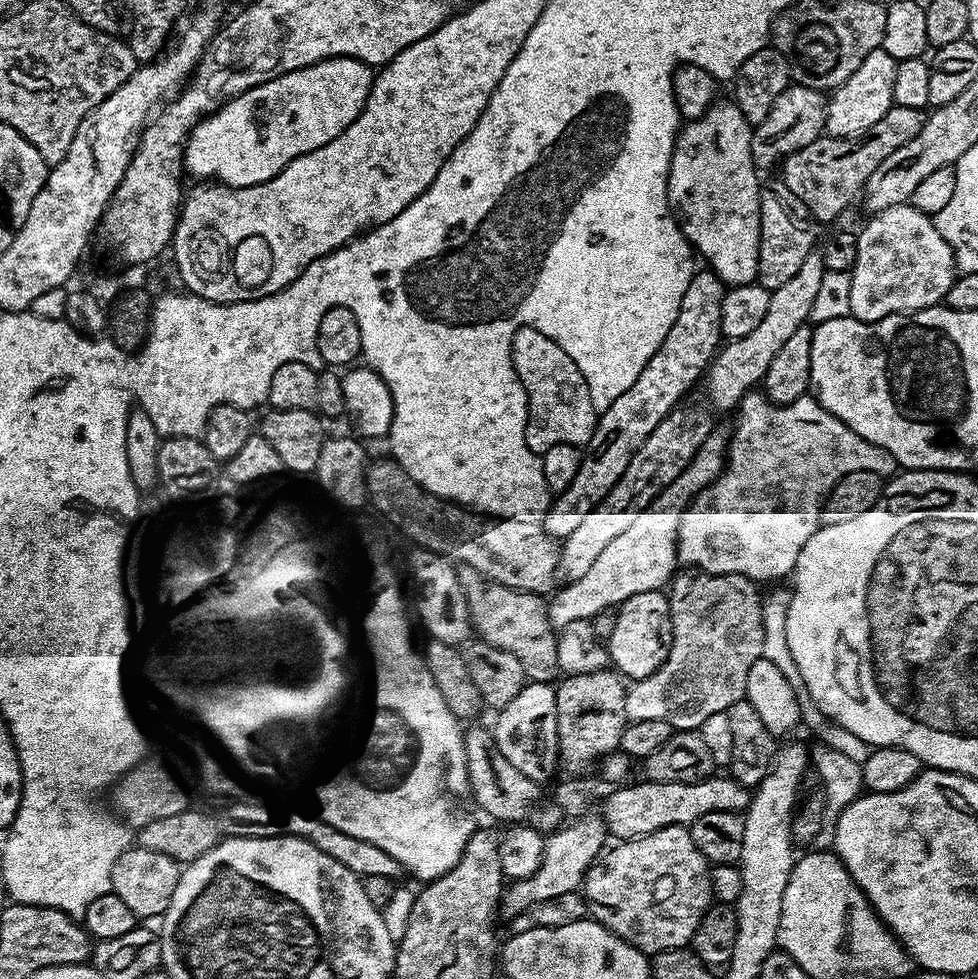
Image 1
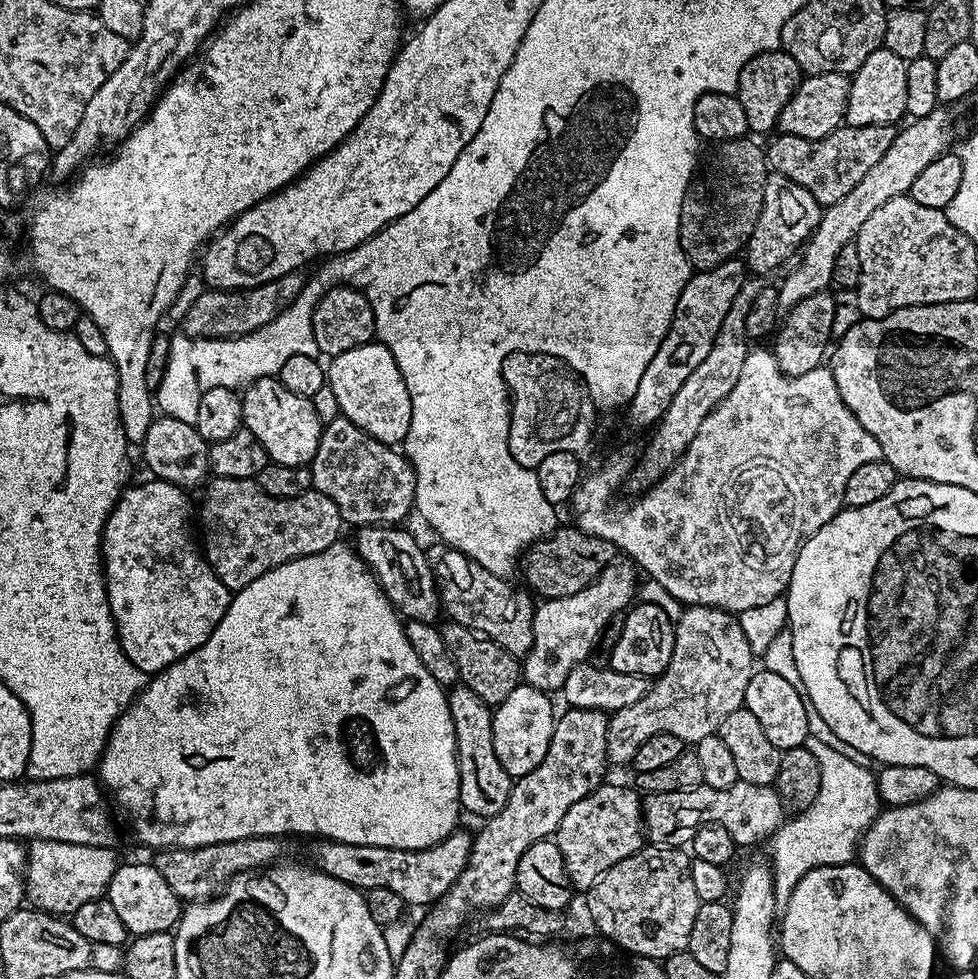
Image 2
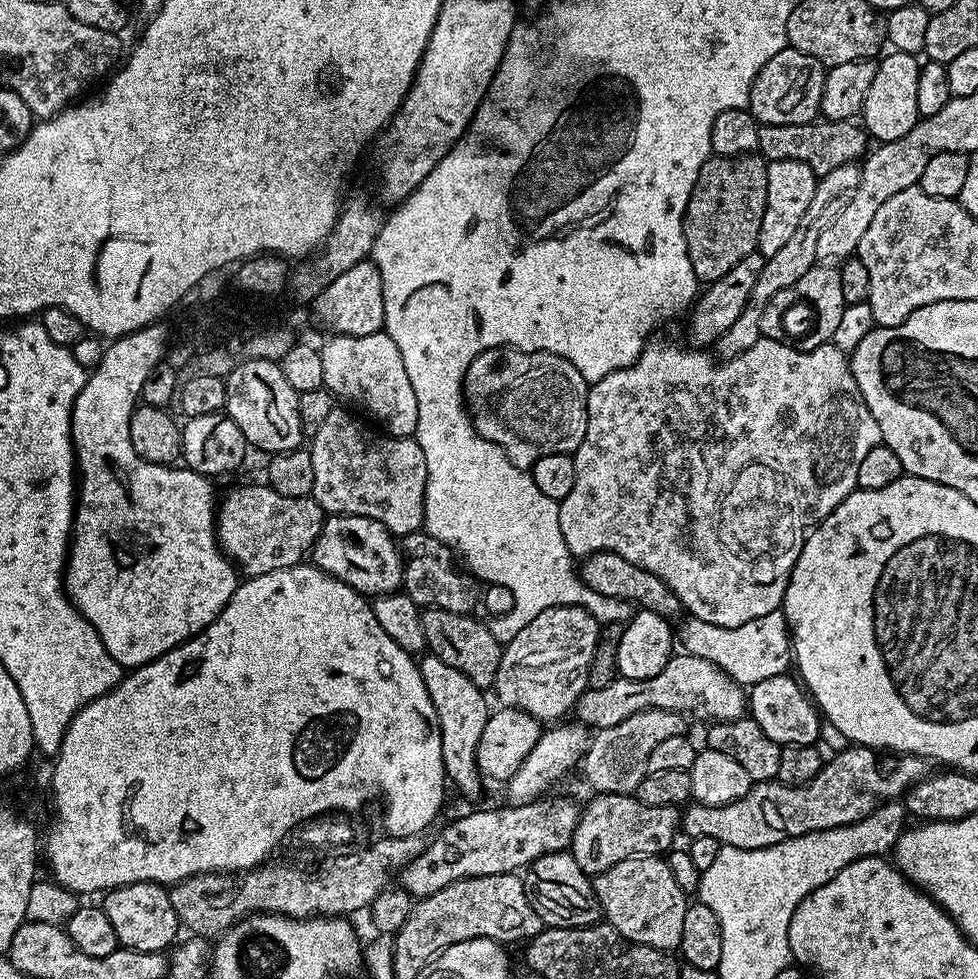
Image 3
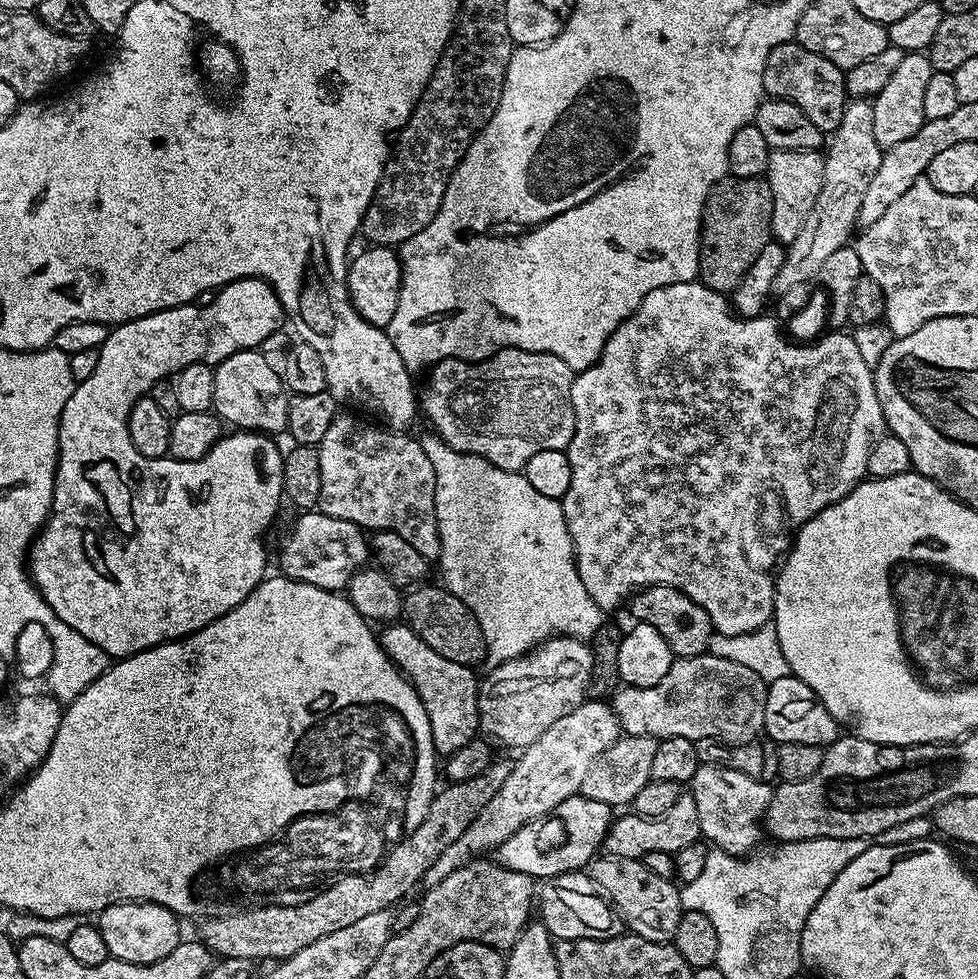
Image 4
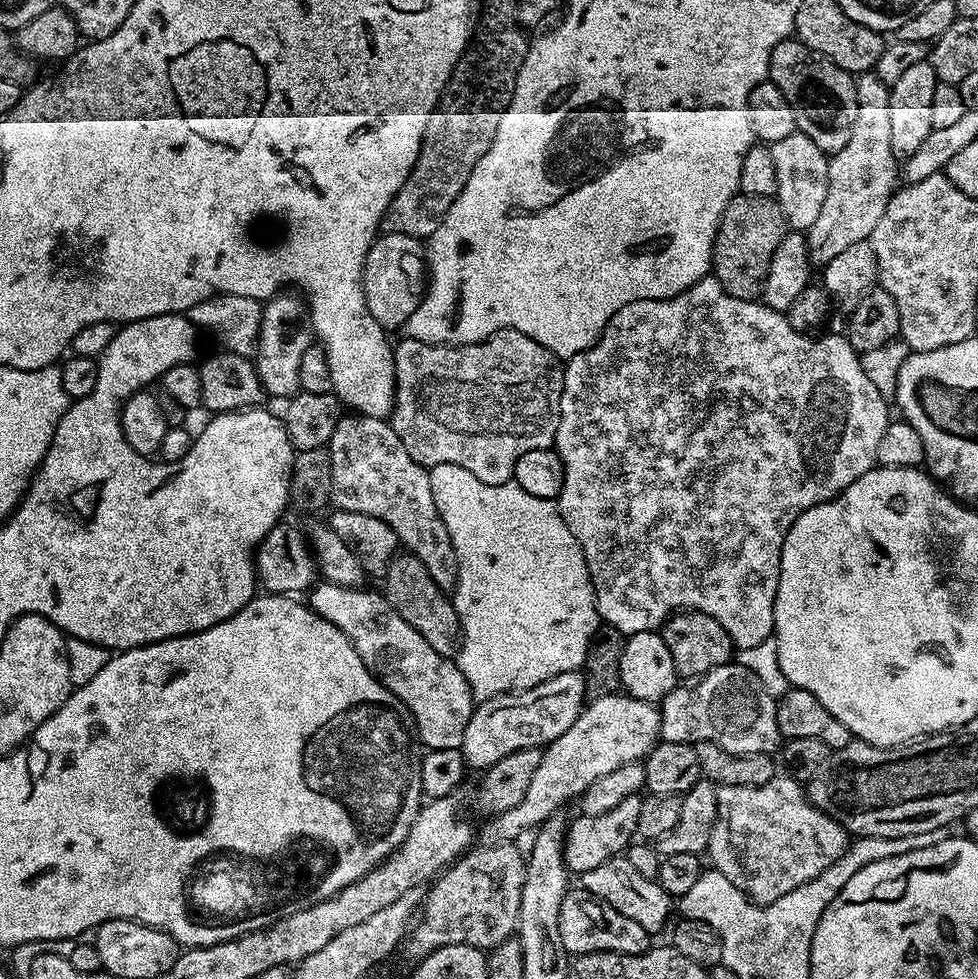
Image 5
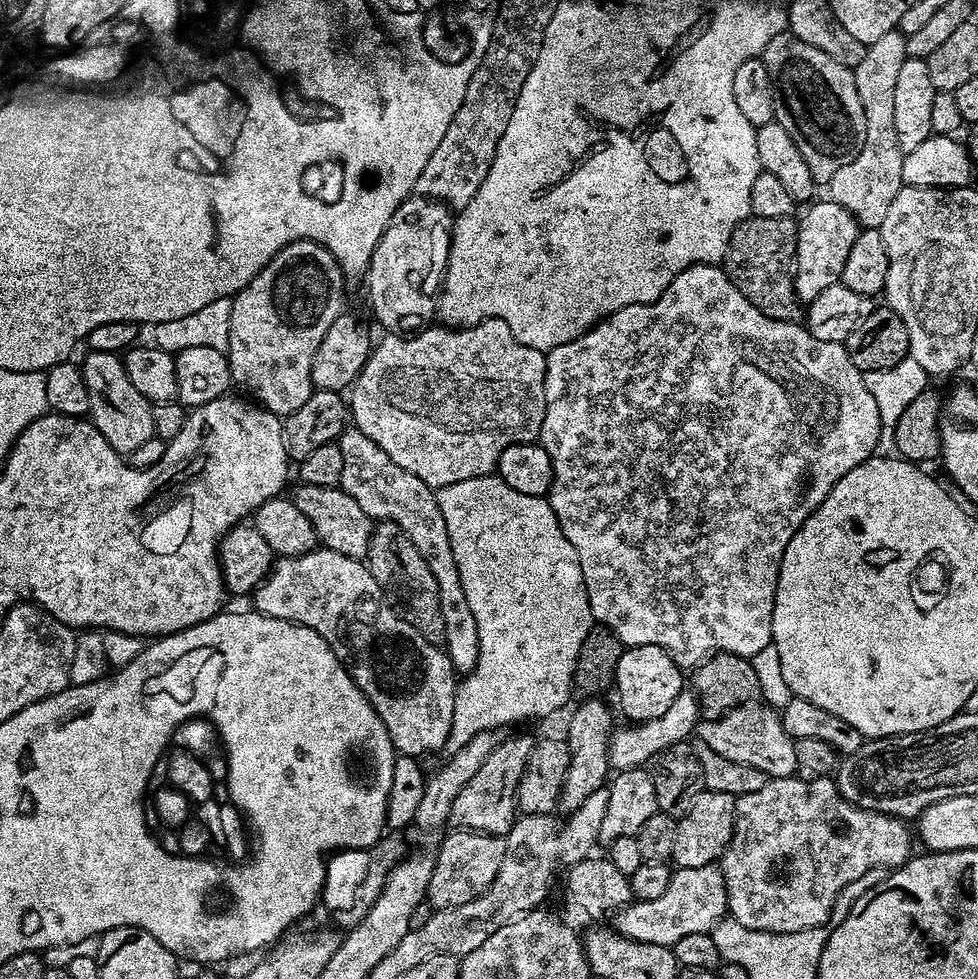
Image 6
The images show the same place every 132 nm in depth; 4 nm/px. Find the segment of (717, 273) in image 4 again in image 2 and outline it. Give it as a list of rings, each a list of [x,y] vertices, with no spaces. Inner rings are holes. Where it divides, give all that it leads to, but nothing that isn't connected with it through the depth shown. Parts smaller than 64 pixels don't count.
[[[741,138],[725,140],[715,145],[716,153],[712,161],[704,168],[704,177],[700,184],[693,183],[682,202],[682,214],[678,222],[678,238],[688,263],[693,269],[713,268],[722,262],[733,259],[736,252],[747,245],[750,234],[754,234],[754,226],[758,222],[758,214],[762,214],[762,202],[766,194],[766,182],[770,175],[768,157],[765,149],[755,144],[755,139]]]

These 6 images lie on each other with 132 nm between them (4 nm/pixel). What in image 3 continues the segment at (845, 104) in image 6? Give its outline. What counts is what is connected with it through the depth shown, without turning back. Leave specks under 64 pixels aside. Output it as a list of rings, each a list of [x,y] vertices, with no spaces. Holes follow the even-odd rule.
[[[791,46],[782,49],[754,78],[754,86],[750,86],[750,98],[747,109],[751,112],[756,123],[763,126],[786,126],[787,124],[811,124],[820,116],[822,106],[822,86],[826,86],[826,66],[818,58],[810,54],[802,54],[802,50]]]

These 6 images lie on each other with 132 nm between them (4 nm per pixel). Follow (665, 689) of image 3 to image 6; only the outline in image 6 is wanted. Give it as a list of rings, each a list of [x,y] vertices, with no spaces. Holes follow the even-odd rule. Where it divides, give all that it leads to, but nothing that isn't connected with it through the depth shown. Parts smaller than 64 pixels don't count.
[[[763,702],[741,704],[738,708],[731,708],[717,720],[701,719],[698,739],[706,742],[706,746],[710,746],[714,754],[722,754],[724,760],[742,762],[742,766],[754,766],[754,770],[762,770],[769,778],[796,775],[796,741],[790,734],[786,734],[780,721],[780,712]]]

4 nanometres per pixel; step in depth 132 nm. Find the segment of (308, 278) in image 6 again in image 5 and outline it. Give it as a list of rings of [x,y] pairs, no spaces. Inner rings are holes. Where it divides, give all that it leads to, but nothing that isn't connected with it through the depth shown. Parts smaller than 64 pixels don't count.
[[[277,294],[263,305],[260,314],[260,341],[256,347],[254,363],[265,393],[269,397],[291,398],[300,391],[298,366],[302,354],[314,342],[314,333],[308,321],[308,309],[299,295]]]

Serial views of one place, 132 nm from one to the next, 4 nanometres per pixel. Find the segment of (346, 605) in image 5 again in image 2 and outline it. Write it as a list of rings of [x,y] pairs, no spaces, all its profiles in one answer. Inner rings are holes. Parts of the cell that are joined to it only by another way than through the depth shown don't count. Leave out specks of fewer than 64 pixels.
[[[456,686],[447,693],[450,718],[456,735],[456,754],[454,763],[460,771],[460,807],[465,813],[473,812],[479,818],[498,814],[510,798],[514,780],[499,762],[494,748],[492,729],[493,709],[474,690]],[[453,691],[453,692],[452,692]]]

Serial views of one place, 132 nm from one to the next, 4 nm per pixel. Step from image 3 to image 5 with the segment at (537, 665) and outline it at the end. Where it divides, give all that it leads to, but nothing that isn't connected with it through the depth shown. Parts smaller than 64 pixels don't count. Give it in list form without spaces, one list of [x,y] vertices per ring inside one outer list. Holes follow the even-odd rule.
[[[580,670],[558,674],[524,692],[505,692],[503,696],[492,696],[488,700],[479,701],[472,709],[470,722],[466,722],[466,734],[459,747],[464,756],[464,762],[469,769],[487,770],[490,766],[494,766],[494,762],[502,762],[502,758],[506,758],[506,754],[514,754],[514,750],[543,749],[545,746],[553,744],[562,734],[566,734],[566,730],[570,730],[570,726],[574,726],[574,722],[585,707],[584,673]]]

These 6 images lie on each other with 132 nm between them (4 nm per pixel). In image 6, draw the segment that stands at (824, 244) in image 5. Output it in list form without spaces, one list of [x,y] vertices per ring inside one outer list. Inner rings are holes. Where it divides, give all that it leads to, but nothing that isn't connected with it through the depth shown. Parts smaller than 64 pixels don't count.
[[[893,30],[882,34],[878,42],[867,45],[866,58],[862,58],[854,70],[862,114],[866,114],[866,138],[862,150],[858,150],[858,158],[846,162],[846,166],[828,180],[826,188],[832,191],[830,199],[851,212],[861,229],[879,228],[882,218],[890,211],[890,202],[894,202],[898,190],[905,187],[902,178],[905,152],[898,146],[898,134],[894,130],[894,85],[906,59],[909,59],[906,37],[903,32]]]

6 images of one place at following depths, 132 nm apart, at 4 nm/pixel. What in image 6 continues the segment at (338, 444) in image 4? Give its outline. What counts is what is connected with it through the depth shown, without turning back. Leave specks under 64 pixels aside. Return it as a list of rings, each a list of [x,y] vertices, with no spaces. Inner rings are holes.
[[[354,426],[345,427],[338,443],[342,450],[339,487],[350,494],[350,498],[354,498],[354,502],[358,502],[373,521],[397,524],[418,554],[422,554],[438,582],[438,602],[446,622],[443,647],[457,673],[471,672],[478,662],[478,622],[474,622],[470,602],[466,602],[466,590],[462,590],[462,574],[458,574],[458,562],[454,562],[454,550],[450,550],[450,534],[446,530],[446,518],[442,518],[442,510],[436,501],[436,492],[422,482],[422,478],[414,478],[410,470],[402,470],[402,466],[398,466],[382,446],[378,446],[378,442],[372,442]]]

